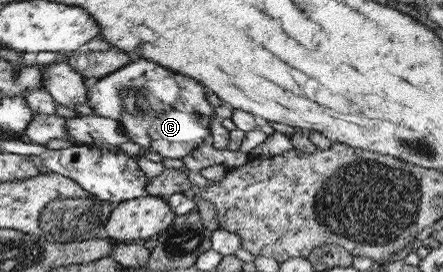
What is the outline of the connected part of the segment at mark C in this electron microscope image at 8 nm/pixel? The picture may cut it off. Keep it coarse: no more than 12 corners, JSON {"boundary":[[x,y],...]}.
{"boundary":[[136,57],[84,104],[163,159],[208,141],[201,83]]}

